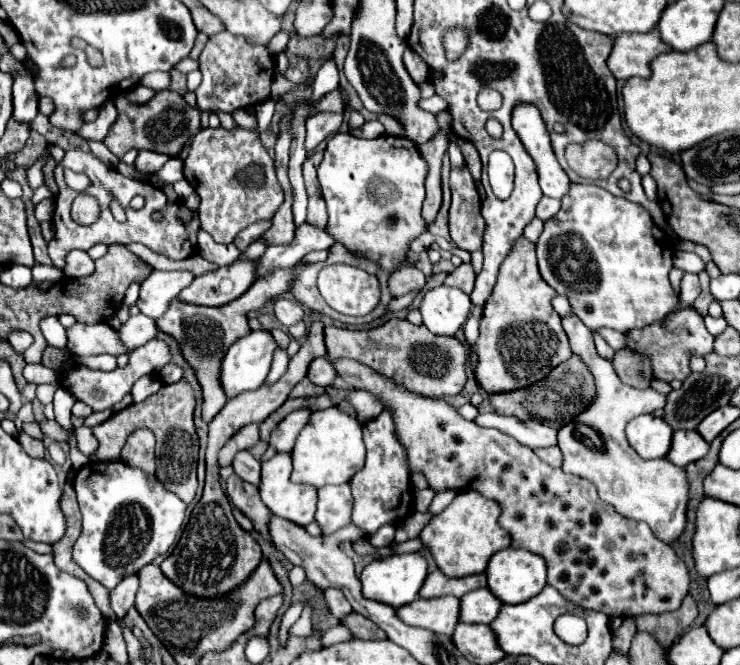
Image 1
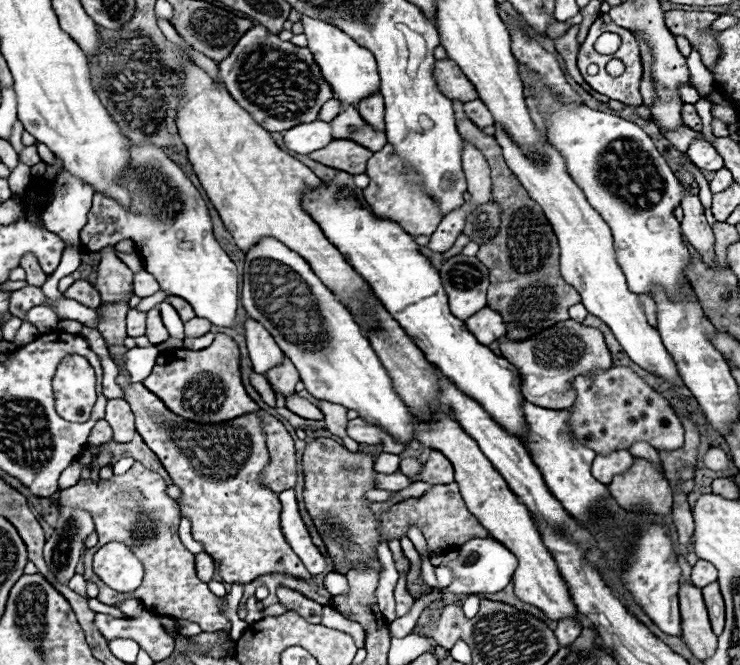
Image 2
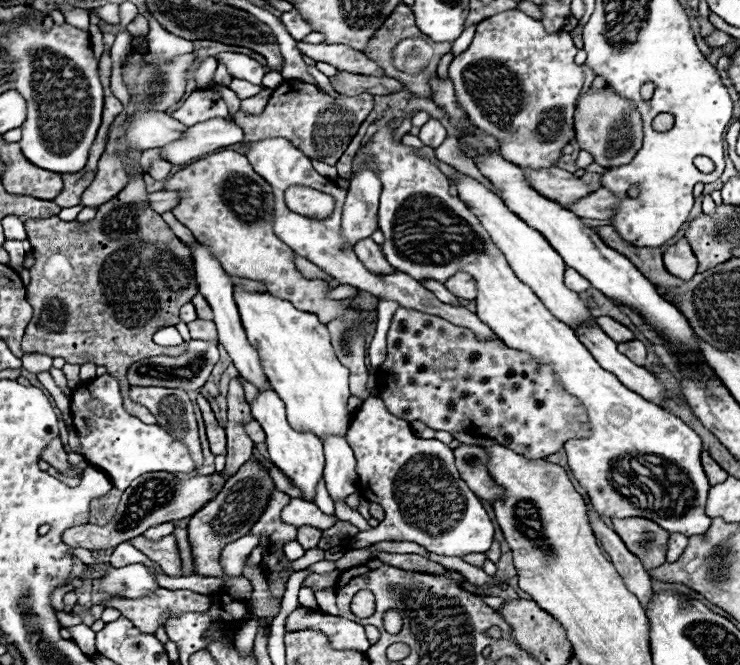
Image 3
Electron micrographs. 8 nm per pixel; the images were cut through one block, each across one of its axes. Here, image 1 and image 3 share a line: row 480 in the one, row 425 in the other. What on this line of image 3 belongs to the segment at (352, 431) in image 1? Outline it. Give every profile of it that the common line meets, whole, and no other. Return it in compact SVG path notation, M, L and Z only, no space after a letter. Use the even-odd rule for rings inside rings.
M236 286L234 300L248 342L256 348L272 390L286 404L288 422L316 436L344 436L350 426L350 412L346 408L350 398L348 370L338 362L326 326L318 322L316 314L300 312L288 300L272 296L270 292L252 292Z

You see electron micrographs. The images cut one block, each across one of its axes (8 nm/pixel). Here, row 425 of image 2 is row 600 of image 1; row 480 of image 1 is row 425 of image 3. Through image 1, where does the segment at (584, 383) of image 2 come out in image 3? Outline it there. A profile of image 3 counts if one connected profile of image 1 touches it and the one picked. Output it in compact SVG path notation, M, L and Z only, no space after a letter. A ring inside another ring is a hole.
M400 308L396 310L388 330L388 356L376 374L380 398L392 414L408 422L420 420L432 430L470 432L474 436L494 438L528 460L552 456L560 452L568 440L590 436L584 406L580 406L580 400L562 388L552 366L534 360L522 350L508 348L500 338L478 340L472 330L454 326L448 320L432 314Z

